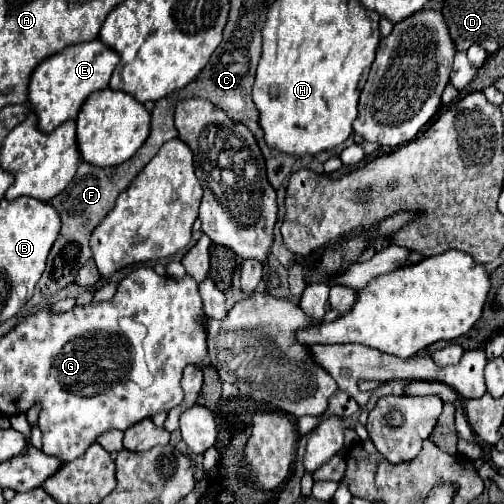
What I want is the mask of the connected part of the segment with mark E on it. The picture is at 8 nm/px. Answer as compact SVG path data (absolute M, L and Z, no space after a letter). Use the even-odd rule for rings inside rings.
M94 40L94 42L82 42L76 46L64 48L62 52L40 62L32 74L30 90L28 90L28 100L38 114L40 130L52 132L62 122L76 118L84 100L92 92L108 86L118 60L120 56L114 50L110 50L110 46L102 44L102 40Z

